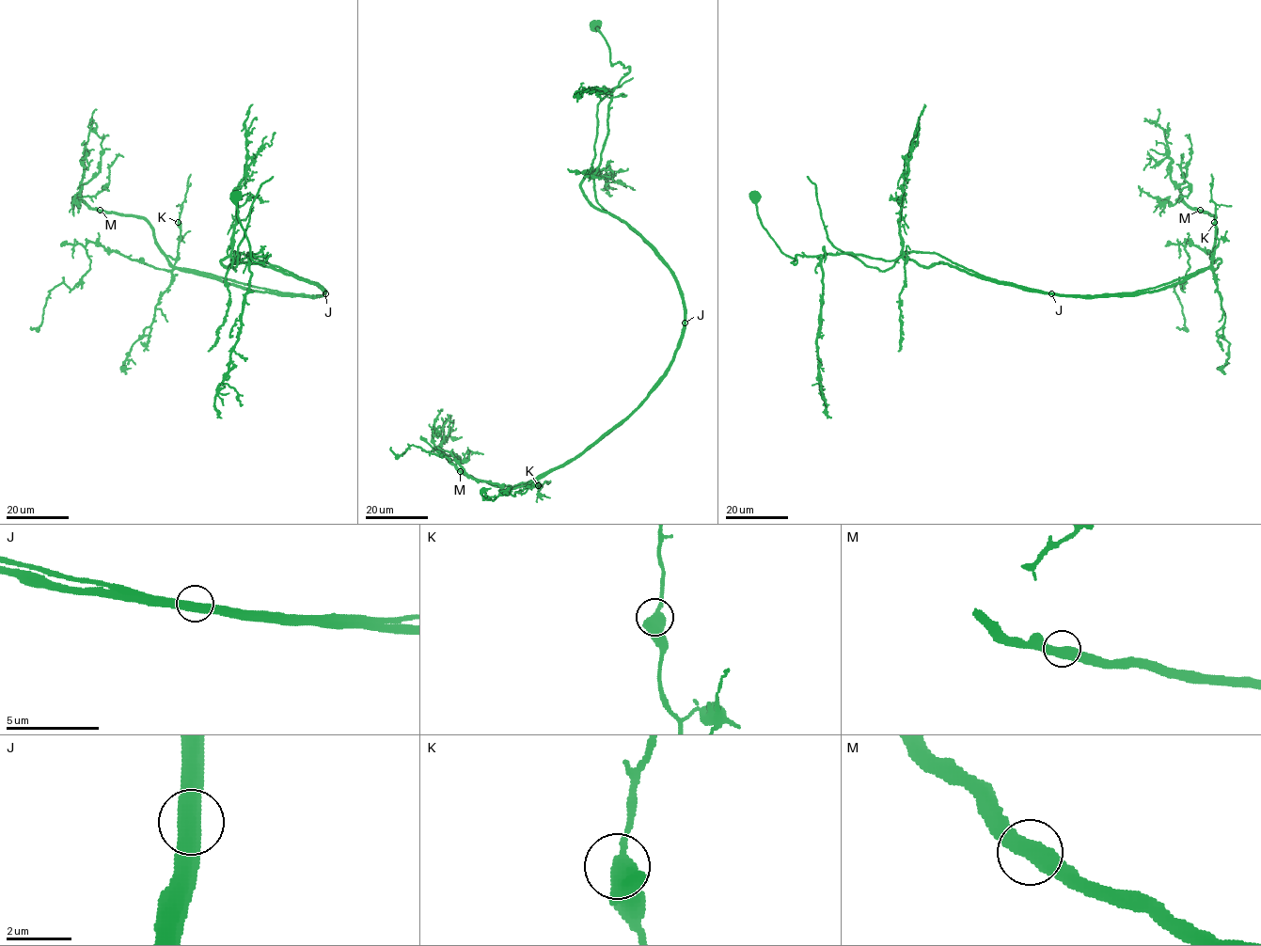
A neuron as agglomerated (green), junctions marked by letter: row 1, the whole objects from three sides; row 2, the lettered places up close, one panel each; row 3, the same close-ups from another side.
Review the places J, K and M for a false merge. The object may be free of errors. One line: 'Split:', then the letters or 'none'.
Split: J

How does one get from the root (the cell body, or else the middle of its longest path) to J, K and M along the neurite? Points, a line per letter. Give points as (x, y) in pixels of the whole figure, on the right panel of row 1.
J: (755, 196), (762, 226), (795, 263), (796, 255), (893, 260), (936, 253), (1051, 293)
K: (755, 196), (762, 226), (795, 263), (936, 253), (1060, 294), (1179, 283), (1212, 266), (1214, 222)
M: (755, 196), (795, 263), (936, 253), (1079, 295), (1151, 292), (1206, 269), (1215, 217), (1200, 210)

